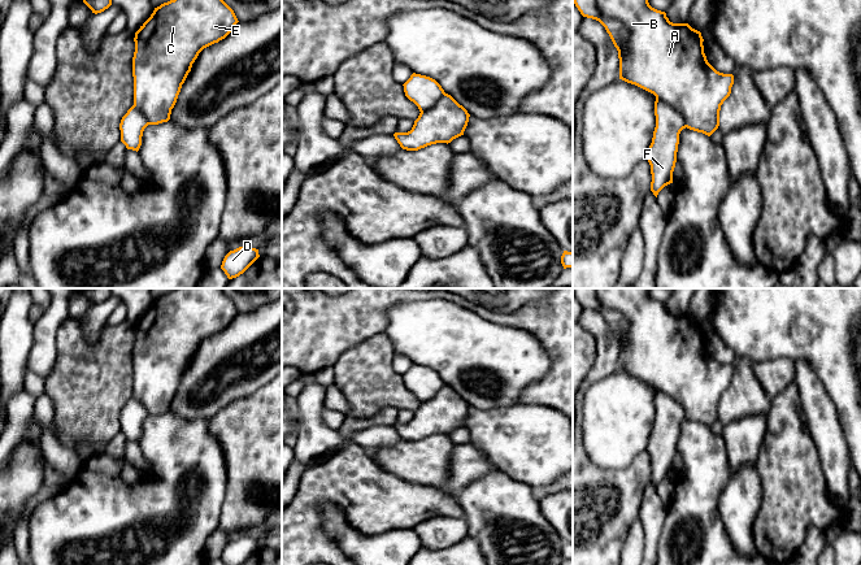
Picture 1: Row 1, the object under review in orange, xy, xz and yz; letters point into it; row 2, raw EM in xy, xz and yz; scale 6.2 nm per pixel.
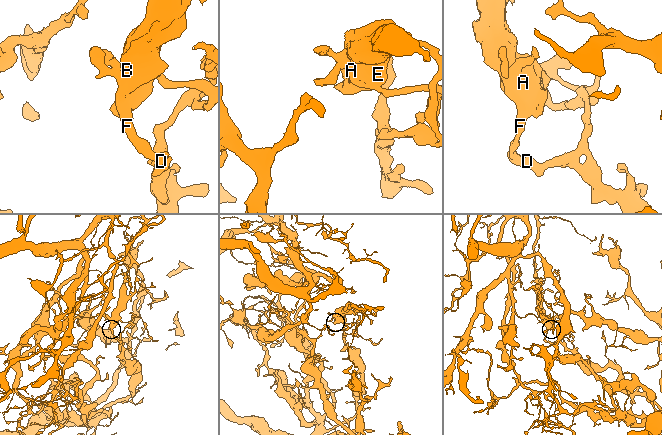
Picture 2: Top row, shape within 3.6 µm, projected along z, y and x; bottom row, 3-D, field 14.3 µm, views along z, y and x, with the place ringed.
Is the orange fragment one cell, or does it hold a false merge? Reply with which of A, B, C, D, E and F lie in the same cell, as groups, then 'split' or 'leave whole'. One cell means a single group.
A B C E / D F | split

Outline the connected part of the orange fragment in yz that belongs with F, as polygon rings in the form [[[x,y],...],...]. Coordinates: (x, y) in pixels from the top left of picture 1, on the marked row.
[[[656,97],[656,127],[647,160],[651,165],[651,191],[657,197],[658,192],[673,183],[673,171],[677,162],[679,134],[686,129],[683,116],[668,103]]]

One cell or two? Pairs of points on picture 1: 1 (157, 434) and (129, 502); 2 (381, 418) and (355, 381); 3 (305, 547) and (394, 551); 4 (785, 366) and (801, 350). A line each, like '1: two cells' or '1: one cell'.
1: one cell
2: two cells
3: two cells
4: two cells

